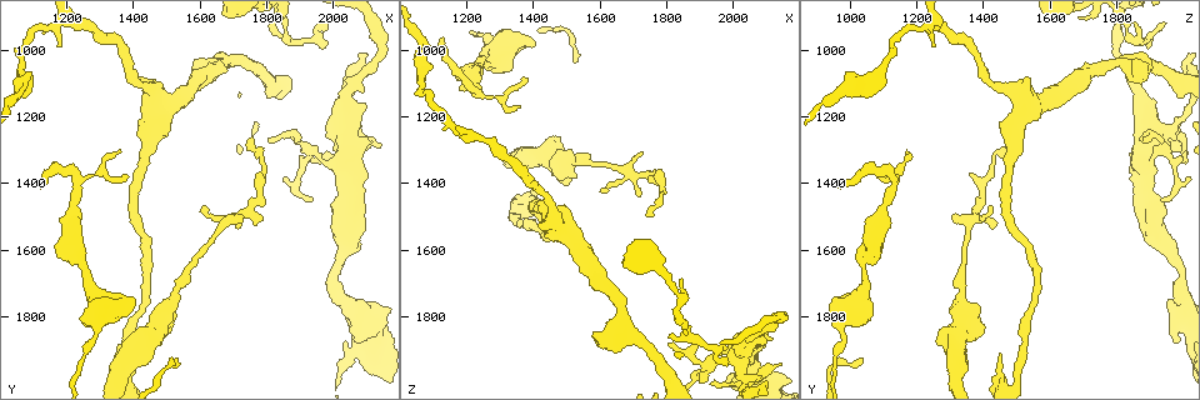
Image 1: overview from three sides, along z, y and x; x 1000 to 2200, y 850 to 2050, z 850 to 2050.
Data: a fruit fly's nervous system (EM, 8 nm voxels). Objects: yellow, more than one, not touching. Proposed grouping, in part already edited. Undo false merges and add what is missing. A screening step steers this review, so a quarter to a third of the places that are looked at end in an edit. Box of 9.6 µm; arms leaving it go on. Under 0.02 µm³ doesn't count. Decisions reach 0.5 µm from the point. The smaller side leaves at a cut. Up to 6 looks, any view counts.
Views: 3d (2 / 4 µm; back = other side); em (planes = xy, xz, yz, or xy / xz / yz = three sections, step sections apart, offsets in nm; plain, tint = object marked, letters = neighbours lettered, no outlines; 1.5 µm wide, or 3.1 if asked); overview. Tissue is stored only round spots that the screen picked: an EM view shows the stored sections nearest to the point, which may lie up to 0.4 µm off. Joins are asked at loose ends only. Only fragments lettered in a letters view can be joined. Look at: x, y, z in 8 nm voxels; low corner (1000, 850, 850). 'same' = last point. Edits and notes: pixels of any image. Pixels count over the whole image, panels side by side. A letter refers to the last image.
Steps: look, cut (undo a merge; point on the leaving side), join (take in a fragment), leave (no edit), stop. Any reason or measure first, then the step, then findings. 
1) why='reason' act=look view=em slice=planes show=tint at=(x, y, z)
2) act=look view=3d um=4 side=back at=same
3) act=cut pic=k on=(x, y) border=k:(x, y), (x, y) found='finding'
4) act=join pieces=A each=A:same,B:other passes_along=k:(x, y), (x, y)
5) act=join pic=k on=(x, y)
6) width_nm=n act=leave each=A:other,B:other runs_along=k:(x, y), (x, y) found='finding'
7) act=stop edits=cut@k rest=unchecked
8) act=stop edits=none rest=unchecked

act=look view=em slice=planes show=letters at=(1380, 1380, 1090)

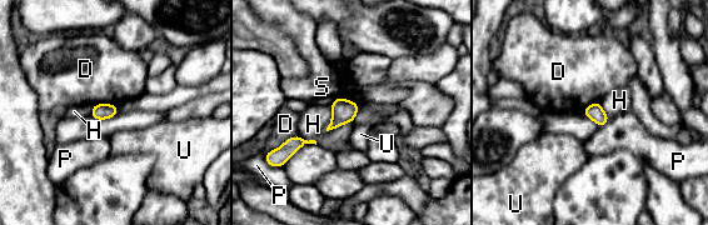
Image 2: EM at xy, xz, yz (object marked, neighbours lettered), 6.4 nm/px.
act=leave each=D:other,H:other,P:other,S:other,U:other found='no lettered fragment goes on from it'

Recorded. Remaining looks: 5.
why='an open end' act=look view=em slice=planes show=letters at=(1180, 1000, 1250)

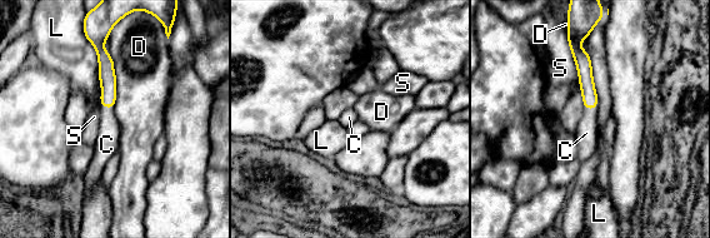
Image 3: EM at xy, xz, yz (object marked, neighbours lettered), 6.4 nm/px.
longest_contact=D:360nm act=join pieces=C each=C:same,D:other,L:other,S:other passes_along=3:(106, 74), (106, 107), (106, 144) found='it goes on there'

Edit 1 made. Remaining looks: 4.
act=look view=overview

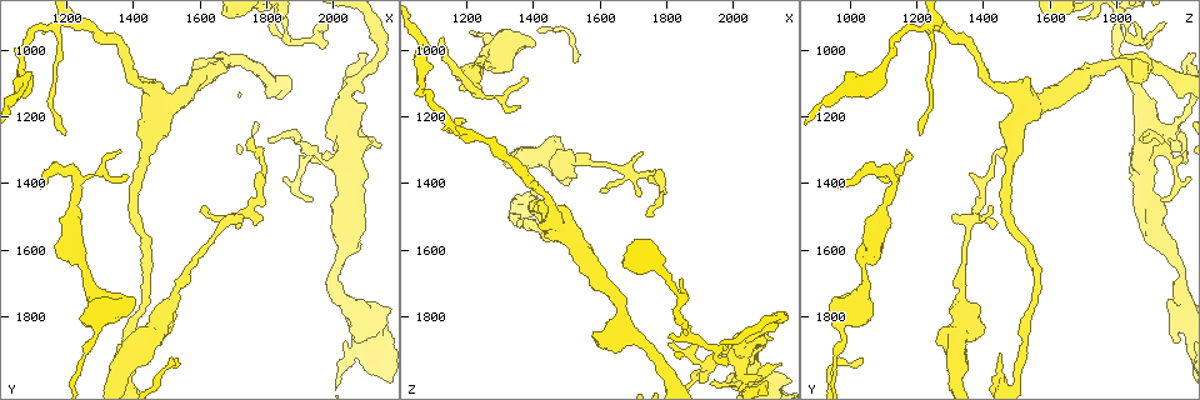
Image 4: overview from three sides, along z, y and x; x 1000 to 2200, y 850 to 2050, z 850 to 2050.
why='free end' act=look view=3d um=4 at=(1750, 1270, 1500)

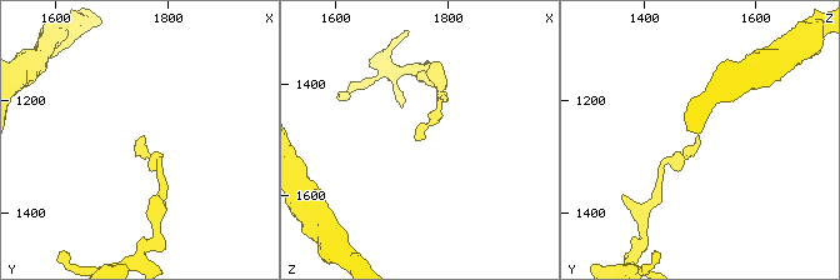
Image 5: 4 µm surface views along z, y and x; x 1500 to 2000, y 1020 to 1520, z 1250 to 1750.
why='shape alone is not enough' act=look view=em slice=xz step=4 show=letters at=(1755, 1265, 1495)

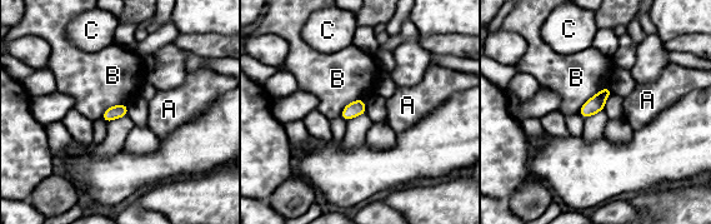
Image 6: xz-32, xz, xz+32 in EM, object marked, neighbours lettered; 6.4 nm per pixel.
act=look view=em slice=planes show=letters at=same

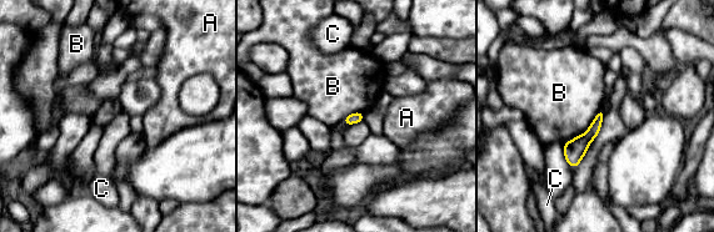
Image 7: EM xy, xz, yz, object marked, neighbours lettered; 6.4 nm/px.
width_nm=70 act=leave each=A:other,B:other,C:other border=7:(600, 112), (583, 134), (563, 145) found='no lettered fragment goes on from it'

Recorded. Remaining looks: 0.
act=stop edits=join@3 rest=unchecked

